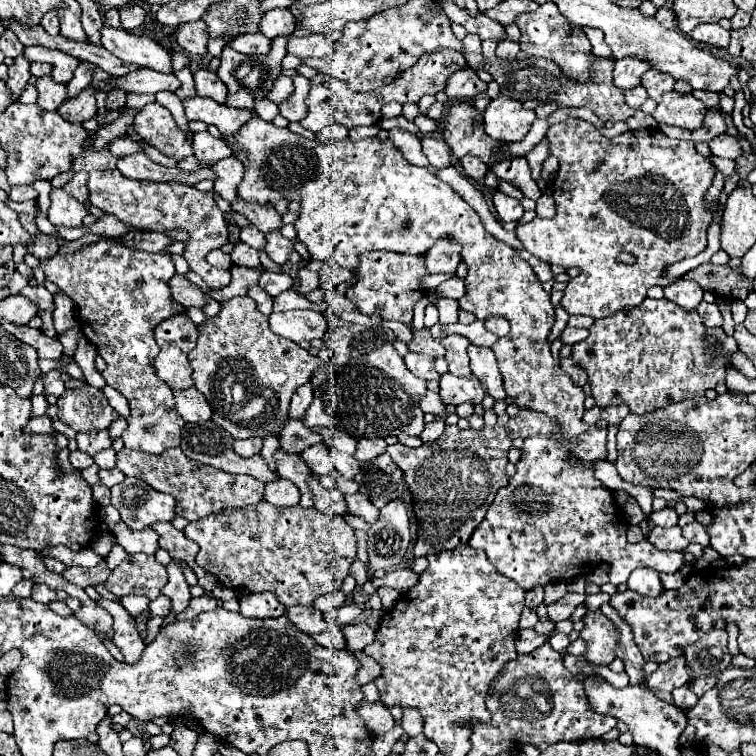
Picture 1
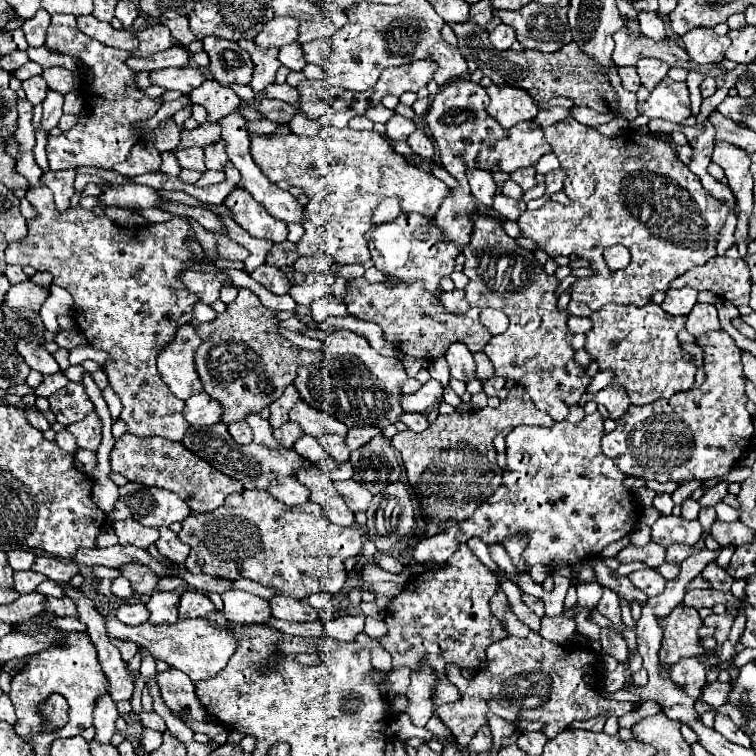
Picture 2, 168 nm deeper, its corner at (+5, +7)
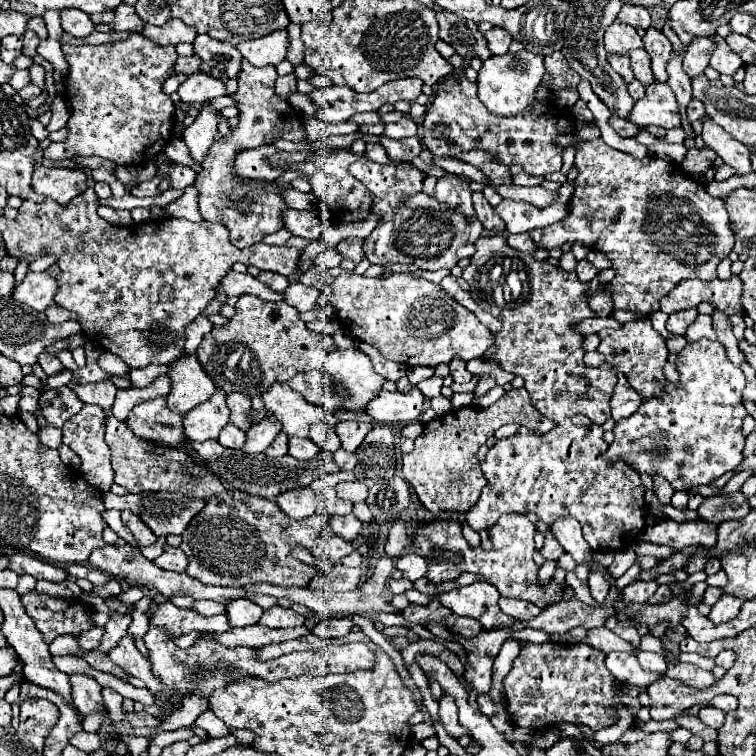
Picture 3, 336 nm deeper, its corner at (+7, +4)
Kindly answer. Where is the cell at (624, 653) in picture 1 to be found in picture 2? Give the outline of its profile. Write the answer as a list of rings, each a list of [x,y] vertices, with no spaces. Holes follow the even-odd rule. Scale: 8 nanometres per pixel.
[[[604,588],[604,594],[596,606],[596,610],[600,614],[604,614],[608,620],[612,620],[614,624],[620,624],[620,604],[618,604],[618,594],[612,592],[610,588]]]

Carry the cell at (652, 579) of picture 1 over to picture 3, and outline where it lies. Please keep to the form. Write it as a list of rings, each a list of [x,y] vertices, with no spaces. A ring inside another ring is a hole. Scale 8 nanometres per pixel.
[[[636,579],[634,583],[624,587],[624,601],[628,603],[646,603],[658,589],[656,581],[640,581]]]

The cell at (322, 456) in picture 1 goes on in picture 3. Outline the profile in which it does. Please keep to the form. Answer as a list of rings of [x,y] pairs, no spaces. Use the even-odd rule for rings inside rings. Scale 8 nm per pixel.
[[[290,437],[288,447],[290,447],[288,455],[296,459],[314,459],[320,451],[312,439],[302,439],[302,437]]]

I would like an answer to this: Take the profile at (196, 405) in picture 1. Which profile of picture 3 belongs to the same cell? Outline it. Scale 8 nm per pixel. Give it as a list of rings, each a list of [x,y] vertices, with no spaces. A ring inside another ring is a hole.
[[[216,391],[212,399],[200,403],[192,411],[186,413],[184,431],[190,441],[208,441],[218,439],[218,433],[228,423],[230,411],[226,407],[226,397],[222,391]]]

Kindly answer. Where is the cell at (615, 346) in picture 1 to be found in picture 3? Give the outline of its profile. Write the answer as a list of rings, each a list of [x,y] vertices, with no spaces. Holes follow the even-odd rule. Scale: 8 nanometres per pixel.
[[[638,319],[620,325],[614,333],[598,333],[600,345],[598,353],[606,357],[606,361],[620,373],[626,375],[628,383],[642,395],[644,401],[652,399],[652,395],[664,395],[664,365],[668,361],[668,347],[666,339],[652,327],[650,319]]]

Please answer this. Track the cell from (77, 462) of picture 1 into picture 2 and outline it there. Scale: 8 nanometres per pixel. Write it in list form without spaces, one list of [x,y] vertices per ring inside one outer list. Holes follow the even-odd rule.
[[[66,430],[58,432],[56,438],[54,438],[54,442],[56,442],[62,450],[66,450],[66,452],[70,452],[70,454],[74,454],[74,450],[76,450],[76,440],[74,440],[74,436],[72,436],[70,432],[66,432]]]

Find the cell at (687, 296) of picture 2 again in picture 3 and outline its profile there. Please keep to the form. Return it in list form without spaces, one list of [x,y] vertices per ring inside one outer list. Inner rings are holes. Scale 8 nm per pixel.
[[[690,307],[688,311],[676,311],[668,317],[668,323],[666,323],[666,329],[672,331],[672,333],[678,333],[678,335],[684,335],[686,333],[686,327],[696,319],[698,315],[698,309],[696,307]]]

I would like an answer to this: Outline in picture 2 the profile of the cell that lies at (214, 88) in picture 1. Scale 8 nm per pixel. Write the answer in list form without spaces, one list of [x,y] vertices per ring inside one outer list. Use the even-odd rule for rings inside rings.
[[[206,80],[202,86],[194,88],[194,92],[190,92],[190,98],[192,102],[206,108],[208,122],[212,124],[222,120],[240,106],[240,98],[230,88],[218,84],[216,80]]]

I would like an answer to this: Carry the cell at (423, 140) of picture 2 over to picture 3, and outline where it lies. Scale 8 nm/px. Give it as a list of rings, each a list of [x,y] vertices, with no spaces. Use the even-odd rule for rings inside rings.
[[[380,135],[380,143],[384,145],[386,153],[396,159],[396,161],[412,161],[420,155],[422,151],[422,143],[418,137],[408,137],[408,139],[400,139],[400,141],[392,141],[384,135]]]

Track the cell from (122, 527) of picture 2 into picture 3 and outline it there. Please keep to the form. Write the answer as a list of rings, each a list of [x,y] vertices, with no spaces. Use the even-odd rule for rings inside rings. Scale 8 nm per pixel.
[[[122,511],[122,523],[130,529],[130,533],[134,535],[138,547],[144,547],[144,545],[154,545],[156,543],[156,535],[152,535],[150,527],[144,525],[132,511]]]

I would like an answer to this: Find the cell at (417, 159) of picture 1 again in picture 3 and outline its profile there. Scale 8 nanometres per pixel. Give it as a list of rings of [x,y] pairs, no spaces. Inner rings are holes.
[[[404,115],[396,123],[386,123],[386,129],[384,129],[384,135],[390,139],[406,139],[406,137],[414,137],[416,133],[418,133],[418,127],[408,115]]]

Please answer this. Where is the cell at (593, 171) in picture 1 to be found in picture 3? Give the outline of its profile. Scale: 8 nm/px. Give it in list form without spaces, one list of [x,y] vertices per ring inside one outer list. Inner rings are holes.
[[[600,137],[576,143],[574,167],[578,169],[578,177],[574,179],[574,193],[568,201],[572,211],[568,211],[560,223],[528,231],[528,235],[546,251],[560,249],[564,243],[582,243],[588,249],[604,253],[616,271],[616,277],[610,283],[614,309],[648,317],[658,311],[660,299],[678,281],[694,277],[702,281],[716,279],[716,267],[732,251],[734,235],[724,201],[708,195],[704,183],[684,175],[678,163],[664,161],[656,155],[634,159],[628,153],[608,147]]]

